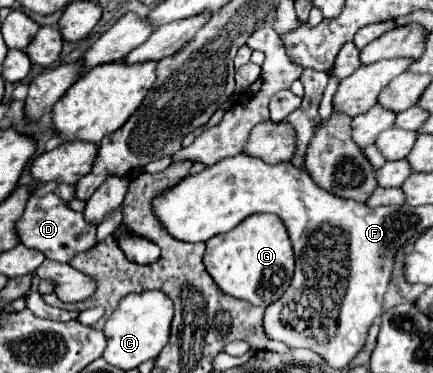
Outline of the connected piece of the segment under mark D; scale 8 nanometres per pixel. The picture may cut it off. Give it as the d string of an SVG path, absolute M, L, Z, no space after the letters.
M48 192L38 196L30 194L22 218L16 222L16 236L20 244L42 252L46 258L56 262L68 262L74 254L86 252L96 246L96 226L88 224L80 212L74 212L66 206L62 198Z

